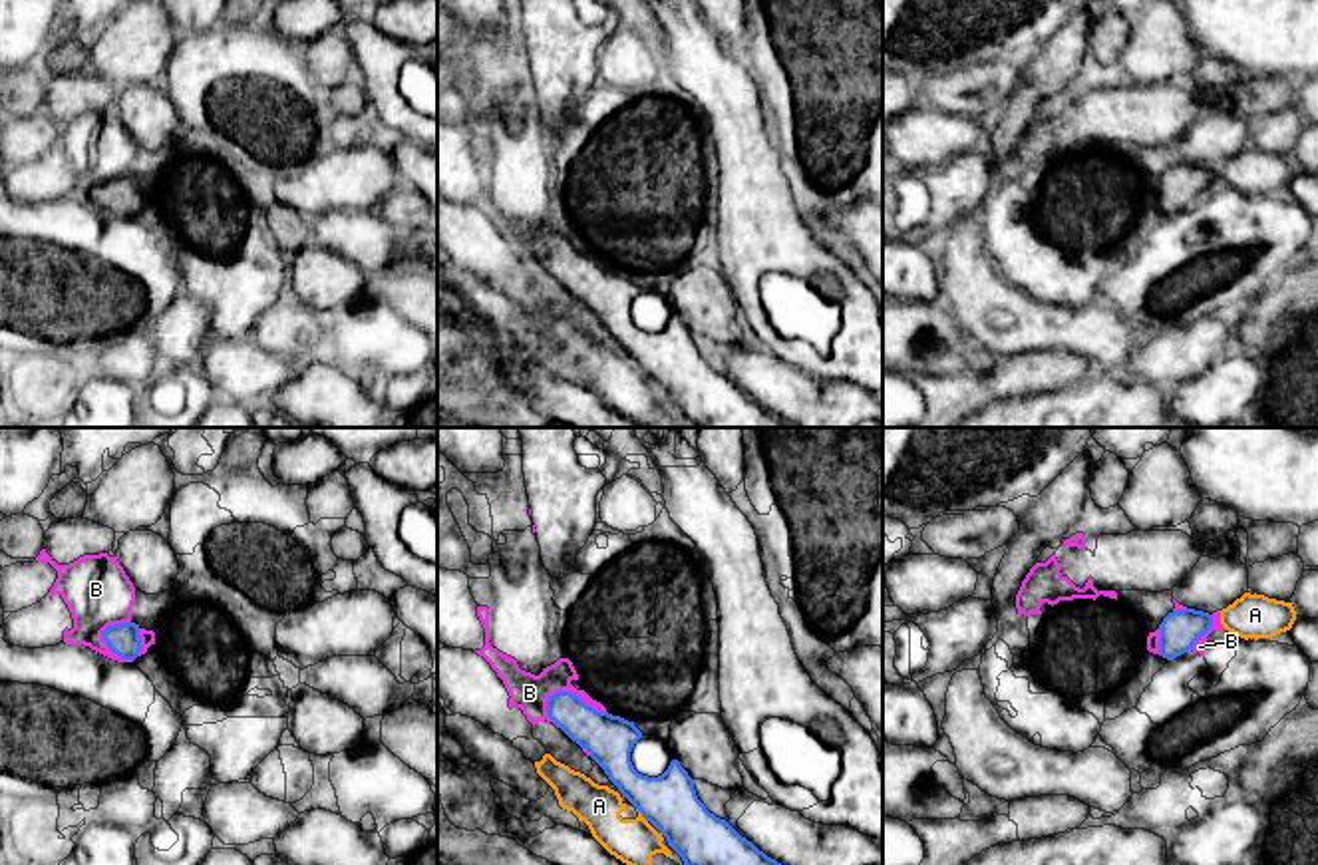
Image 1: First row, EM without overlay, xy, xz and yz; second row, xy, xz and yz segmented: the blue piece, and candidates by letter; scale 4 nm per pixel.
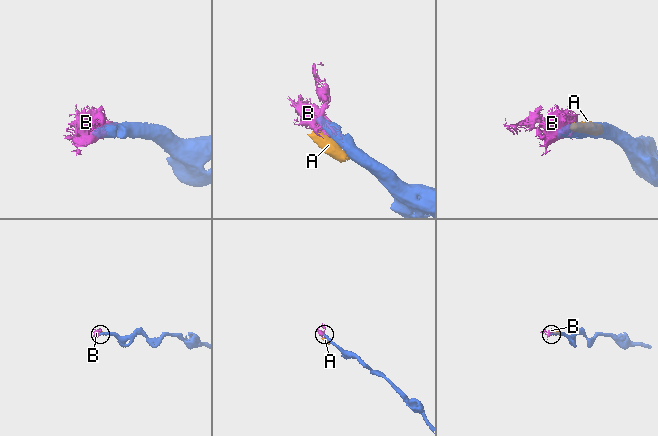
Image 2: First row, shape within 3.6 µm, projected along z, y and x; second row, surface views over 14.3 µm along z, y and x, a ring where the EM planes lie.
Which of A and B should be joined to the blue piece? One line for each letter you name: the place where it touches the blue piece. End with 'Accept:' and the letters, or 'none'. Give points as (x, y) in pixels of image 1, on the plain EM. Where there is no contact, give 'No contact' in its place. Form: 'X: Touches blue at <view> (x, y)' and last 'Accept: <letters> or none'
B: Touches blue at xz (573, 249)
Accept: B

